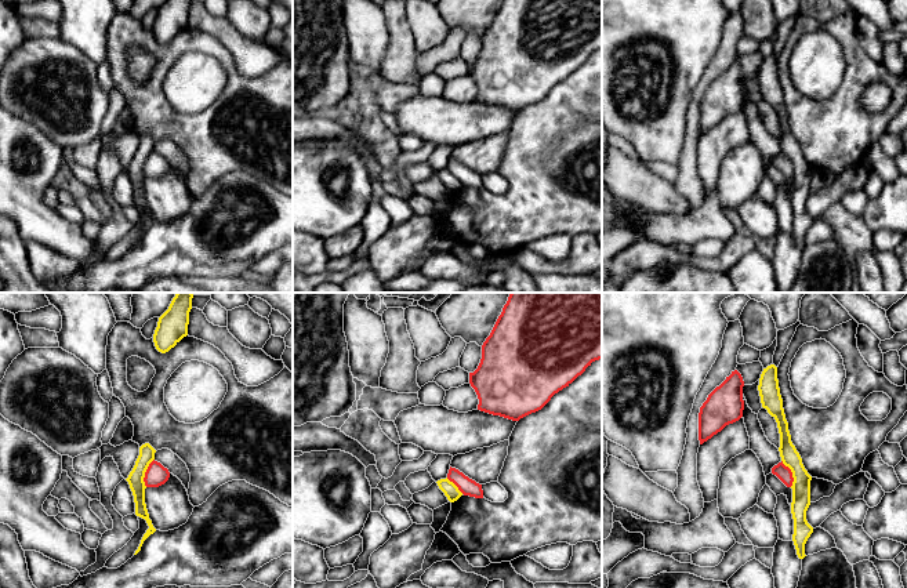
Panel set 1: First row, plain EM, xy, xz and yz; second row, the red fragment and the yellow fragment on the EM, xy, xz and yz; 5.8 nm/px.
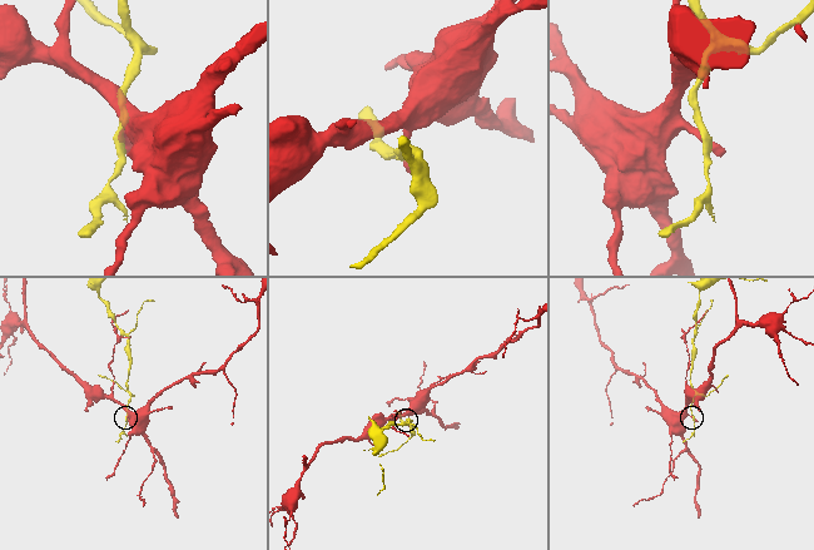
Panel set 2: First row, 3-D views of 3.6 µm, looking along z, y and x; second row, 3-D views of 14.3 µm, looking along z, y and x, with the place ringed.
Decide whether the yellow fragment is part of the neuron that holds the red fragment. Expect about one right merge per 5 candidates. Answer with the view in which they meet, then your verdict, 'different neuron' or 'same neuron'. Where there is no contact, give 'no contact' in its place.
meets red in xy; different neuron

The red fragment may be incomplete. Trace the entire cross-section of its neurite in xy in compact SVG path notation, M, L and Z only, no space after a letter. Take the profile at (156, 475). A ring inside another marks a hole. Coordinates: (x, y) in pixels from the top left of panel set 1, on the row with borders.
M152 461L145 472L145 486L146 487L159 487L164 484L170 478L170 472L160 462Z

